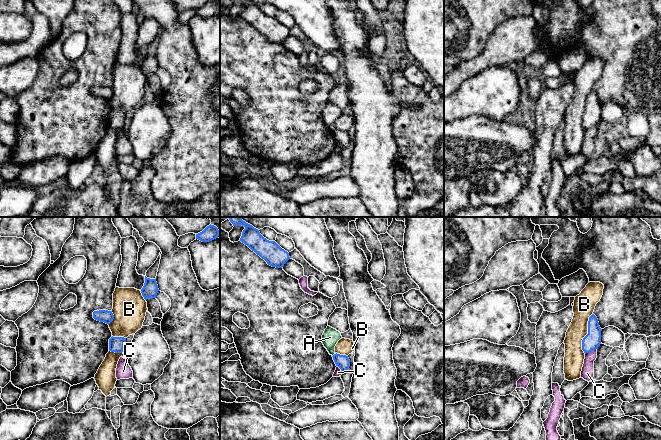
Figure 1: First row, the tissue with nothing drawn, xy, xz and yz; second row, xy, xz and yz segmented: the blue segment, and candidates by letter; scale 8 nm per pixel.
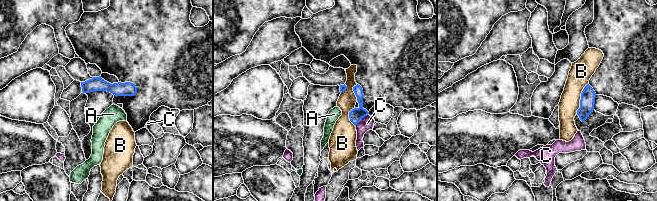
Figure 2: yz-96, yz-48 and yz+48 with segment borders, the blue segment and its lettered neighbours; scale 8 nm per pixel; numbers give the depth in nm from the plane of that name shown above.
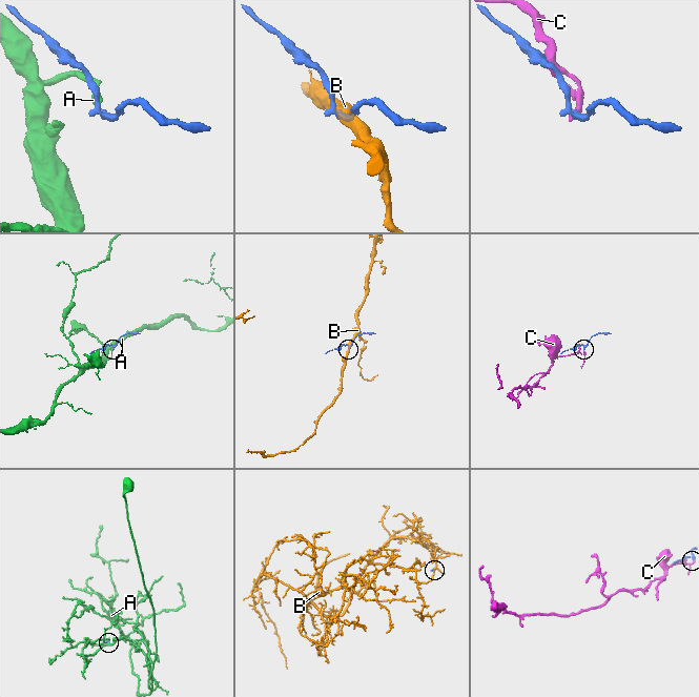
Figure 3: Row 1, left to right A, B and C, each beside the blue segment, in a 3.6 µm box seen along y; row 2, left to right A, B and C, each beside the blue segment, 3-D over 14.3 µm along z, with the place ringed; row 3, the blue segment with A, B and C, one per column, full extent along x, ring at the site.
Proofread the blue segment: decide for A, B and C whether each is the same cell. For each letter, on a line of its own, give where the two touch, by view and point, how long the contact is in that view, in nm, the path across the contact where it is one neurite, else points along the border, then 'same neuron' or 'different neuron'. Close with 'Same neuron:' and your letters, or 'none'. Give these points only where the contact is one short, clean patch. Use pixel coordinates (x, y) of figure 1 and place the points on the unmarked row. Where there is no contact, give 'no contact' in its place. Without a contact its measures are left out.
A: contact xz (334, 130); length 50 nm; border xz (336, 129), (332, 132); different neuron
B: contact yz (588, 109); length 340 nm; different neuron
C: contact yz (590, 127); length 110 nm; different neuron
Same neuron: none

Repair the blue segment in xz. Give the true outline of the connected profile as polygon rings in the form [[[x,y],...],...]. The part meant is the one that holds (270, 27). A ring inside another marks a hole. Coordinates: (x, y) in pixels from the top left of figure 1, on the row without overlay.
[[[233,0],[233,2],[242,1],[245,5],[242,8],[240,17],[247,21],[252,27],[264,35],[268,41],[276,44],[282,44],[284,40],[290,35],[289,29],[282,25],[275,17],[269,17],[264,14],[258,5],[250,0]]]

